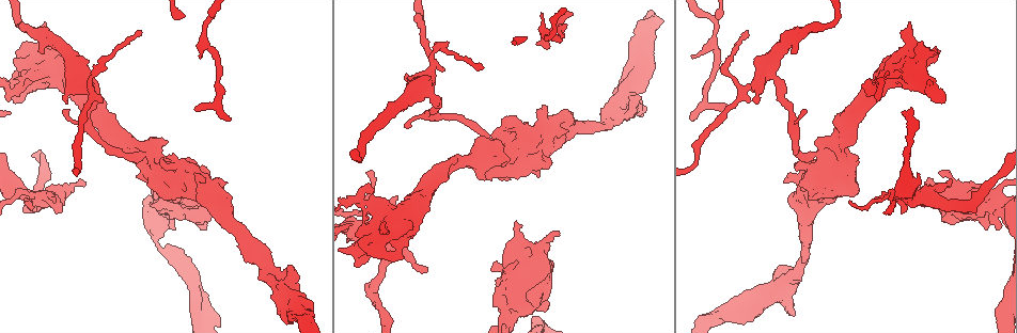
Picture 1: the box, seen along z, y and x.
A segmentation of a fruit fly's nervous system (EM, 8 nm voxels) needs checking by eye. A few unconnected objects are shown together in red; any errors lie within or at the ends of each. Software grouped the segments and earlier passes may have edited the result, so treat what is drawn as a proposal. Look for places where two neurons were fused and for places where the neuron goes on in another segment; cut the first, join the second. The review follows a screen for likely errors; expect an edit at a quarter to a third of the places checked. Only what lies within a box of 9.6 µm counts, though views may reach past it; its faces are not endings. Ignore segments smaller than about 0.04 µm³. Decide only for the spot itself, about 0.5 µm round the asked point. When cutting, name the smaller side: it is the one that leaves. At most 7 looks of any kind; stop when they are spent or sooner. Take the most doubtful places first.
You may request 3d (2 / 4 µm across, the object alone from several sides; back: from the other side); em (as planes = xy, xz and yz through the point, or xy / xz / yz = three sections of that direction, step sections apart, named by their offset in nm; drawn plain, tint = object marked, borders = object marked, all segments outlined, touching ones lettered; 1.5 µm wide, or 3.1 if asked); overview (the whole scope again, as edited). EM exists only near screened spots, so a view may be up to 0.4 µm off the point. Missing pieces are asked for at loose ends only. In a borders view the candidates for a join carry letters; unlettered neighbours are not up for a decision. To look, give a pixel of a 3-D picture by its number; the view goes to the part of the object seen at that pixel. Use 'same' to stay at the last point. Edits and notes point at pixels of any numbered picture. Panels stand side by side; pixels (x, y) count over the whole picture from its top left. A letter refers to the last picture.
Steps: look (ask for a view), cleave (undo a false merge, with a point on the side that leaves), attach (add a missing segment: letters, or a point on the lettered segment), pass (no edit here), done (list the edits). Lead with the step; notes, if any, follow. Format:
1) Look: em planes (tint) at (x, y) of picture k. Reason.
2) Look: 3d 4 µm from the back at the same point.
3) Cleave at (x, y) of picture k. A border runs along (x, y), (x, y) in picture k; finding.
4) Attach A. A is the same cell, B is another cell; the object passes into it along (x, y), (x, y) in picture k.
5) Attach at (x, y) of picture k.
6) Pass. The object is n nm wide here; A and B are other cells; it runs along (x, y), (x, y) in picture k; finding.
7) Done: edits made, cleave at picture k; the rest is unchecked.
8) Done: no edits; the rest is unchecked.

Look: em xz step 8 (plain) at (559, 235) of picture 1. An open end.

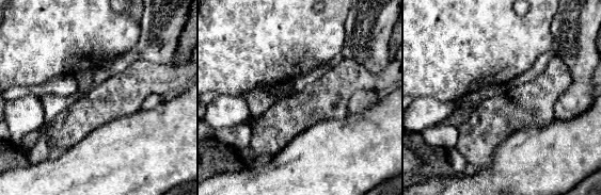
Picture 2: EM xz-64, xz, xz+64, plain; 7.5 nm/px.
Look: em xz step 8 (borders) at the same point. What lies round it.

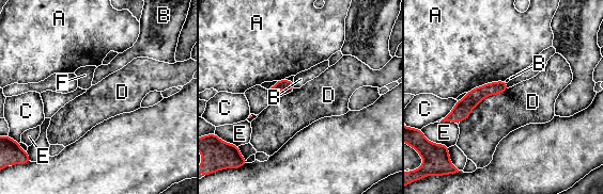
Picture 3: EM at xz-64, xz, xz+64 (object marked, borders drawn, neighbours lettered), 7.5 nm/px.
Pass. A, B, C, D, E and F are other cells; it runs along (504, 84), (481, 92), (448, 118) in picture 3; no lettered segment goes on from it.

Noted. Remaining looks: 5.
Look: em xy step 8 (tint) at (145, 154) of picture 1. Thick turns thin.

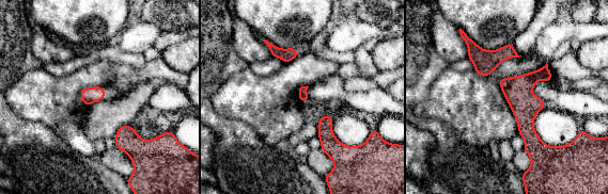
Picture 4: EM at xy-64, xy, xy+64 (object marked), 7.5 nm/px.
Look: em planes (borders) at the same point.

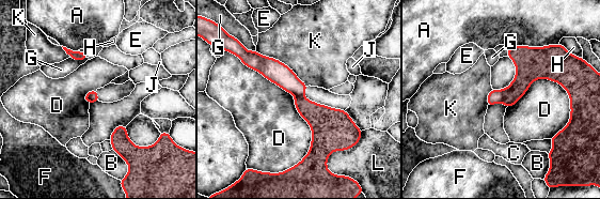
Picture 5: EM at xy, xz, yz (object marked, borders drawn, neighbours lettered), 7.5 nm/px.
Cleave at (494, 96) of picture 5. The longest contact is with D, 950 nm; A, B, C, D, E, F, G, H, J, K and L are other cells; a second neuron is stuck on.

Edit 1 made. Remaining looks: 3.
Done: edits made, cleave at picture 5; the rest is unchecked.

